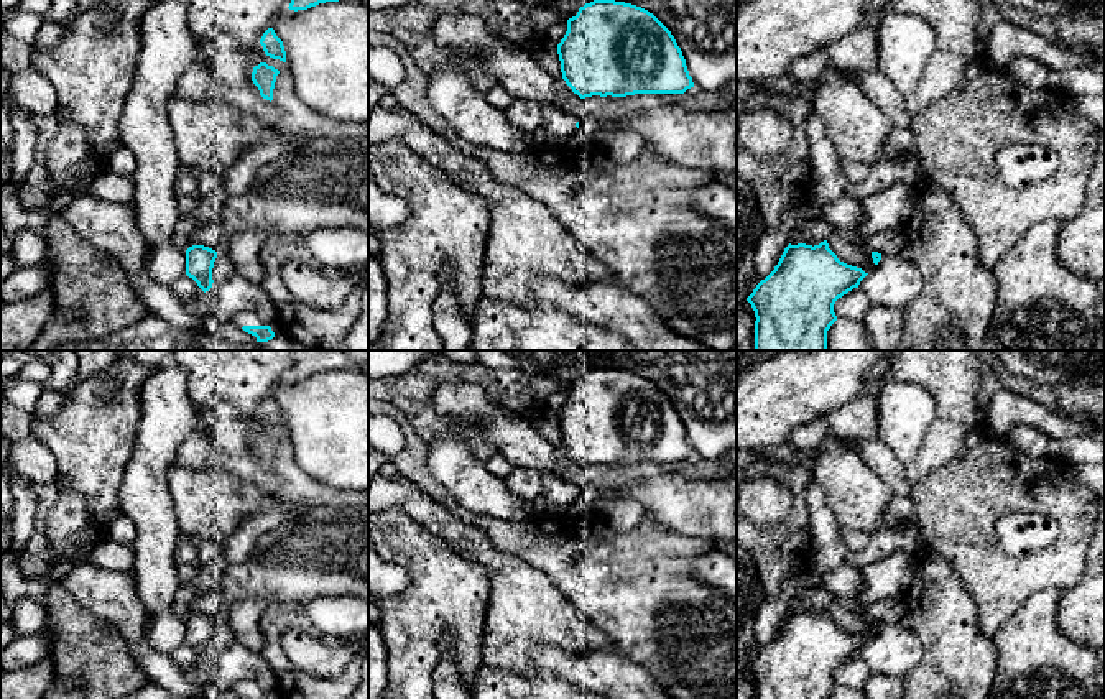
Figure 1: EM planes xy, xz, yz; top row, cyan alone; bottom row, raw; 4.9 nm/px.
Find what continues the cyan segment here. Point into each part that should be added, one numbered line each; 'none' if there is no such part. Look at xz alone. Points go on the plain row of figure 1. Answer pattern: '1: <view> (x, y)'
1: xz (558, 495)

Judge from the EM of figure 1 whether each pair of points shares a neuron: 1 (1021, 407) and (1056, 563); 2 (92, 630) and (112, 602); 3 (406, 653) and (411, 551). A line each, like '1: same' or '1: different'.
1: different
2: different
3: same

